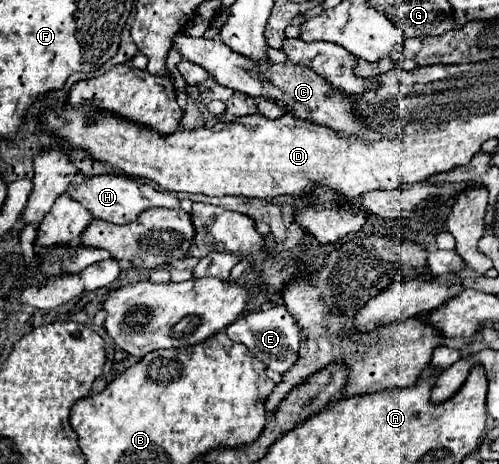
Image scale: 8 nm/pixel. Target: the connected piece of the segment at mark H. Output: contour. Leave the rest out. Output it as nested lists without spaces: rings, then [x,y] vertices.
[[[121,174],[87,178],[81,186],[71,188],[69,194],[81,206],[85,206],[95,218],[107,220],[107,222],[113,222],[113,224],[131,224],[139,218],[139,214],[143,210],[149,210],[149,208],[179,208],[179,200],[173,194],[155,190],[147,182],[141,182],[141,180],[129,178],[129,176],[121,176]]]

